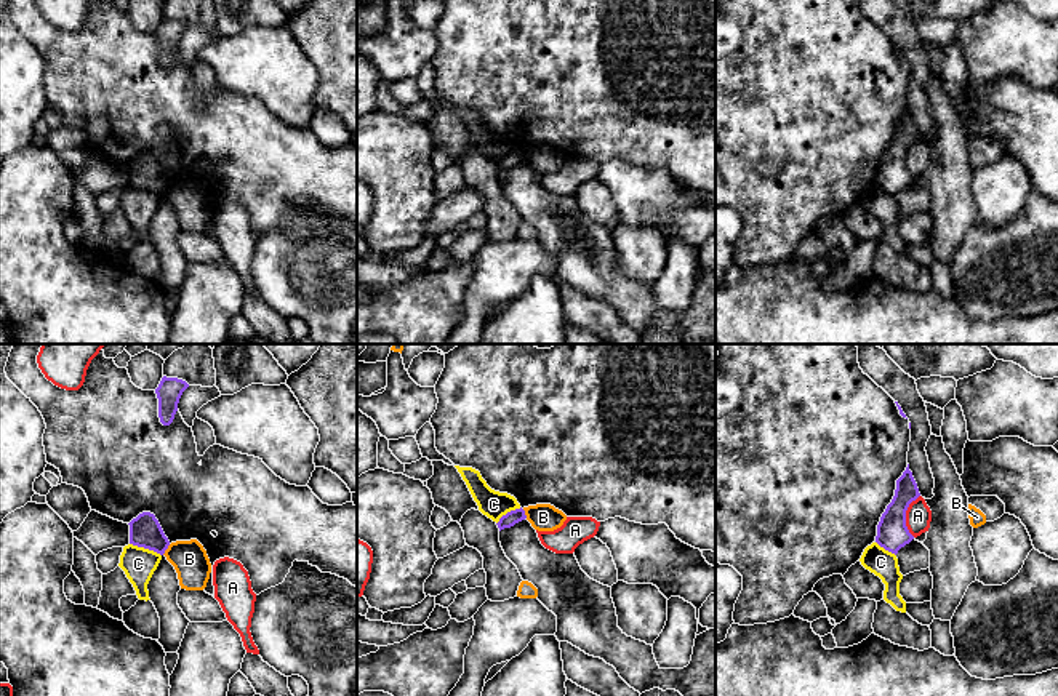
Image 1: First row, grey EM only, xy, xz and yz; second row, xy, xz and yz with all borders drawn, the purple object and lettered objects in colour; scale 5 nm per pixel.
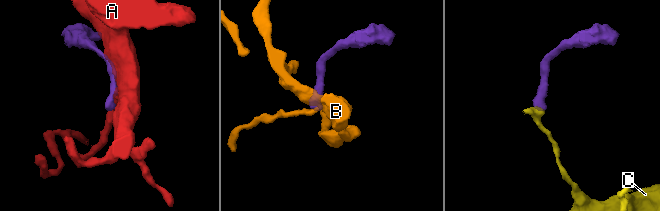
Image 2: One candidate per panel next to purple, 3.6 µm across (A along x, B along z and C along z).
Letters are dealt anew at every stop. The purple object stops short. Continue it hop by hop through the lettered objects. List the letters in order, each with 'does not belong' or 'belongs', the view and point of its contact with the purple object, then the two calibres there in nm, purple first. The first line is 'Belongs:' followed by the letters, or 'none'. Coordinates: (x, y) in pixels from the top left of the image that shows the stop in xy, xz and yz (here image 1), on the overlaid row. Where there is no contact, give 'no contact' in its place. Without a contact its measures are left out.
Belongs: none
A: does not belong | yz (905, 516) | 160/130 nm
B: does not belong | xy (167, 548) | 160/180 nm
C: does not belong | xy (146, 548) | 160/160 nm

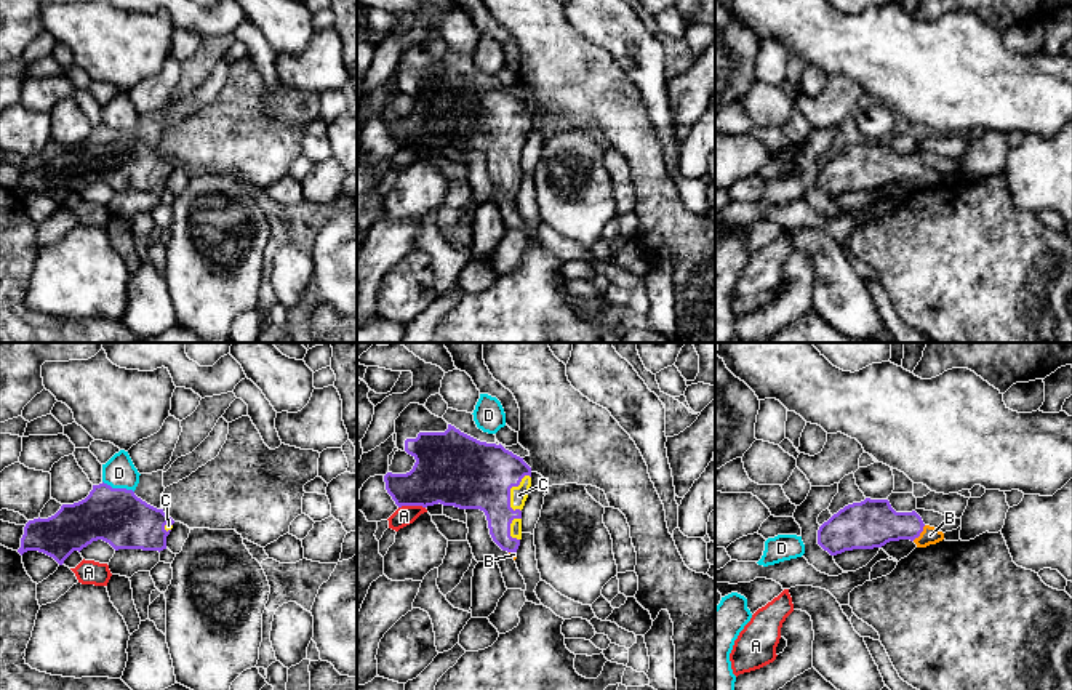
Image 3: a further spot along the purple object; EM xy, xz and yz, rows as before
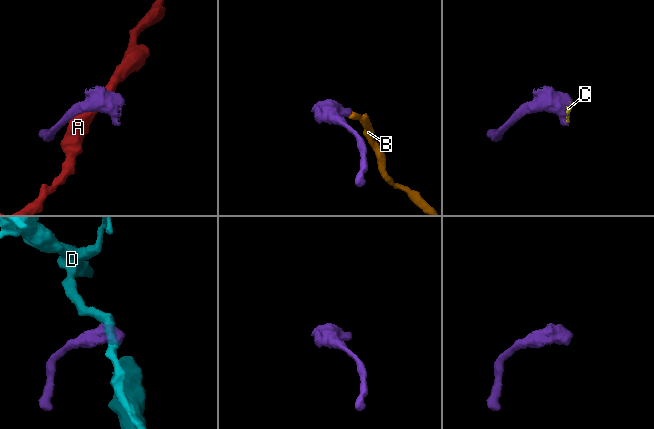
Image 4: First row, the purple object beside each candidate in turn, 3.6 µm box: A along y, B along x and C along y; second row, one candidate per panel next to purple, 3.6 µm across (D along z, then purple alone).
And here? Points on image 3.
Belongs: B, C
A: does not belong | xz (412, 505) | 340/100 nm
B: belongs | yz (920, 532) | 240/90 nm
C: belongs | xz (509, 490) | 360/90 nm
D: does not belong | xy (119, 489) | 280/160 nm

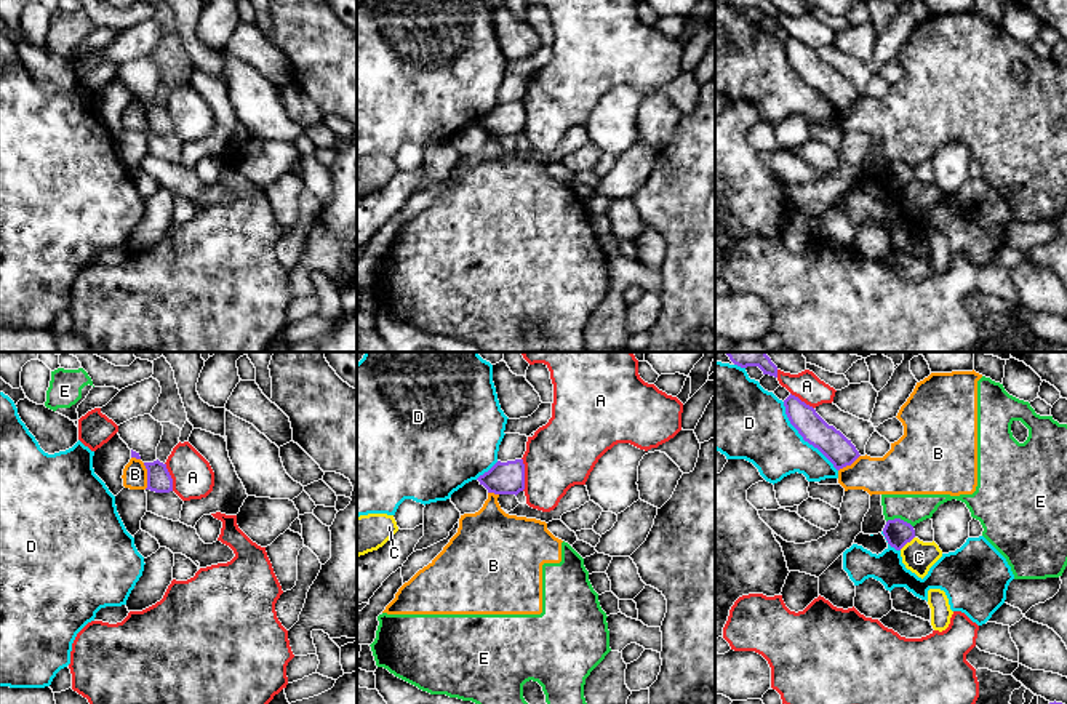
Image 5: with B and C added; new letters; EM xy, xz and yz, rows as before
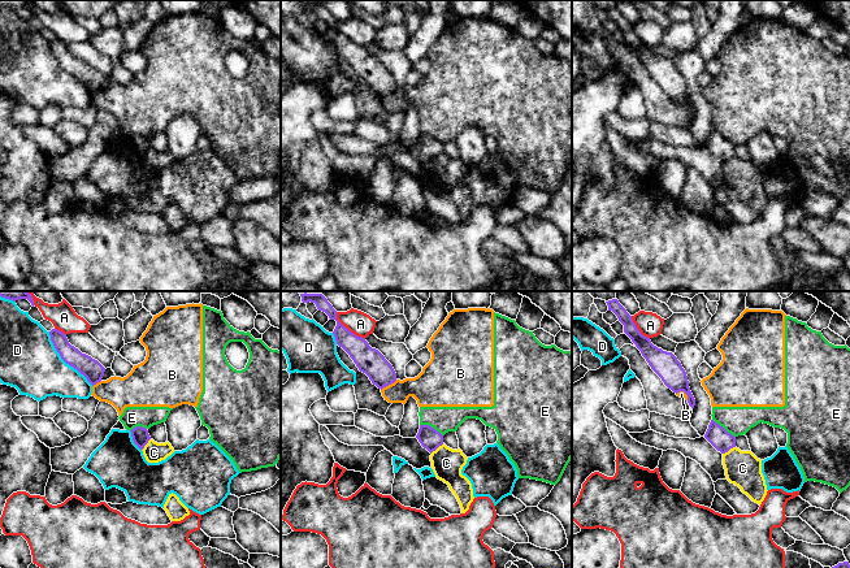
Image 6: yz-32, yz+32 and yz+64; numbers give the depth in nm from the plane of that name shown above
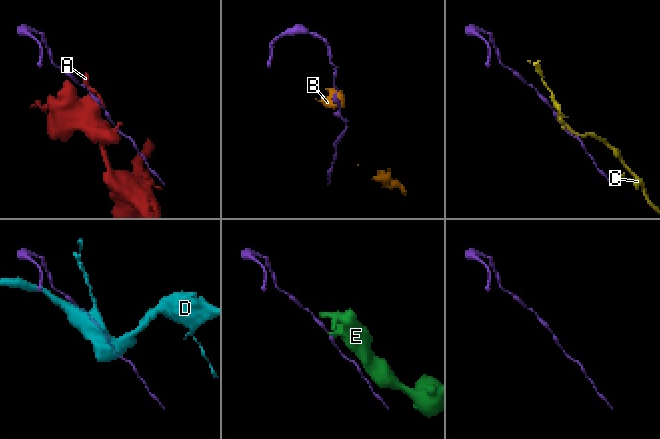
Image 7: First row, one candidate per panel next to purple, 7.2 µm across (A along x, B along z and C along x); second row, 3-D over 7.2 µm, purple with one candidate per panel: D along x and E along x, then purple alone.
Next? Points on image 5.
Belongs: none
A: does not belong | xz (523, 474) | 160/340 nm
B: does not belong | xy (147, 476) | 120/130 nm
C: does not belong | yz (906, 543) | 140/160 nm
D: does not belong | yz (803, 439) | 150/340 nm
E: does not belong | yz (899, 519) | 140/140 nm

